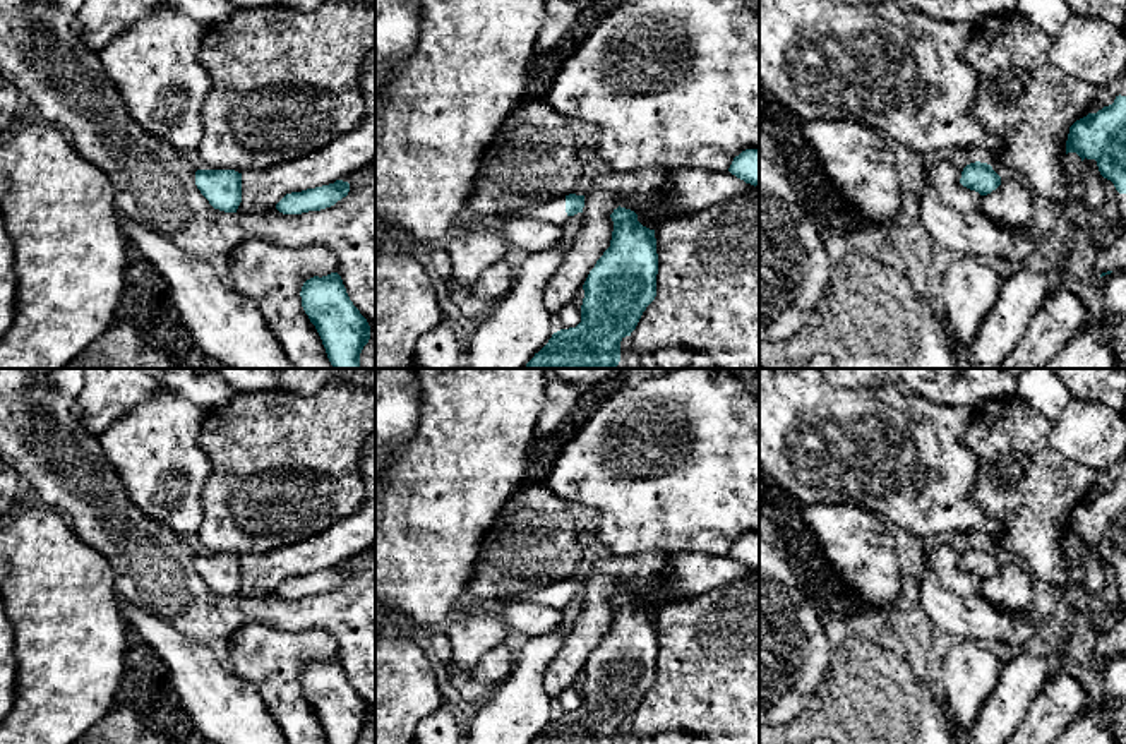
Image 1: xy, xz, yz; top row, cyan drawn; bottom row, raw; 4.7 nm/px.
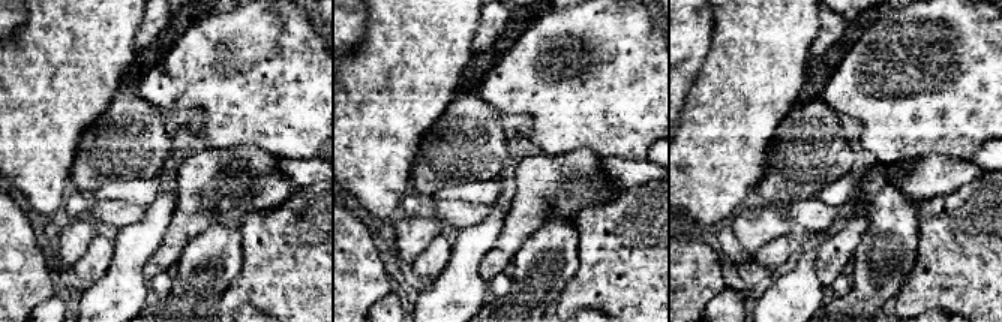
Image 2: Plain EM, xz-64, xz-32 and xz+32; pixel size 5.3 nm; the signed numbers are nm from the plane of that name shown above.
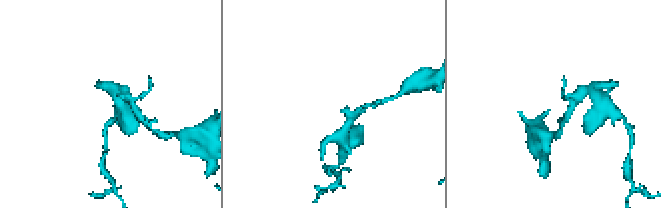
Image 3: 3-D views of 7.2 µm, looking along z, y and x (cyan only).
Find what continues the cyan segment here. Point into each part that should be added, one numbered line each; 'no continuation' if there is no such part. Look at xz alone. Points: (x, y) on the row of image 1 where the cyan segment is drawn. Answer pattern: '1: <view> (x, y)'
1: xz (554, 211)

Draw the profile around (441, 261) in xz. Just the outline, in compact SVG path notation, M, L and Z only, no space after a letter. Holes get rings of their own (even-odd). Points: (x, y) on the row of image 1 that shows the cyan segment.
M439 249L435 252L432 252L432 255L428 257L435 273L449 285L454 286L452 281L452 264L451 264L451 257L447 254L446 249Z

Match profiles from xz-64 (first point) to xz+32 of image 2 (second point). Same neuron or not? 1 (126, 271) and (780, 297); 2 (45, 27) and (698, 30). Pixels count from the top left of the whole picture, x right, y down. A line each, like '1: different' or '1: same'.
1: same
2: different

